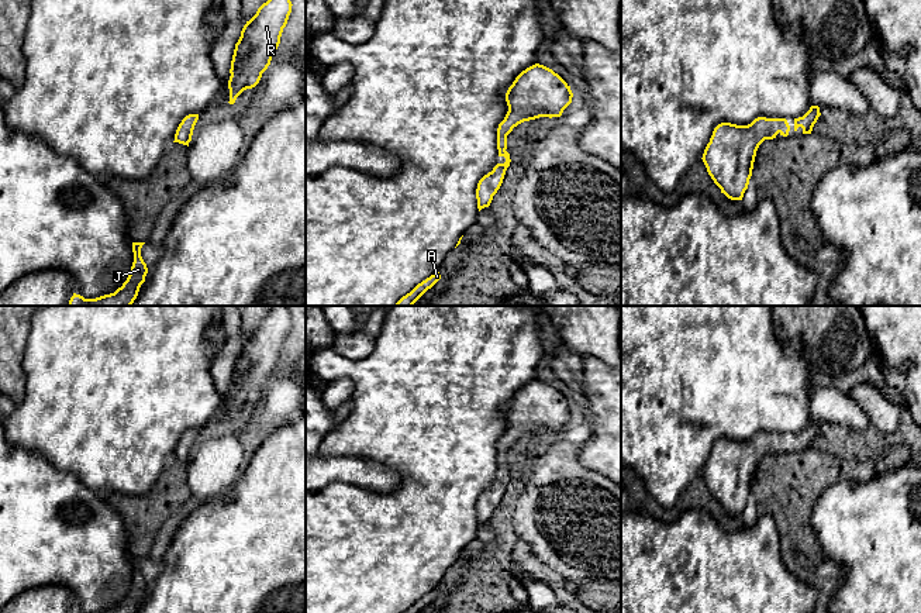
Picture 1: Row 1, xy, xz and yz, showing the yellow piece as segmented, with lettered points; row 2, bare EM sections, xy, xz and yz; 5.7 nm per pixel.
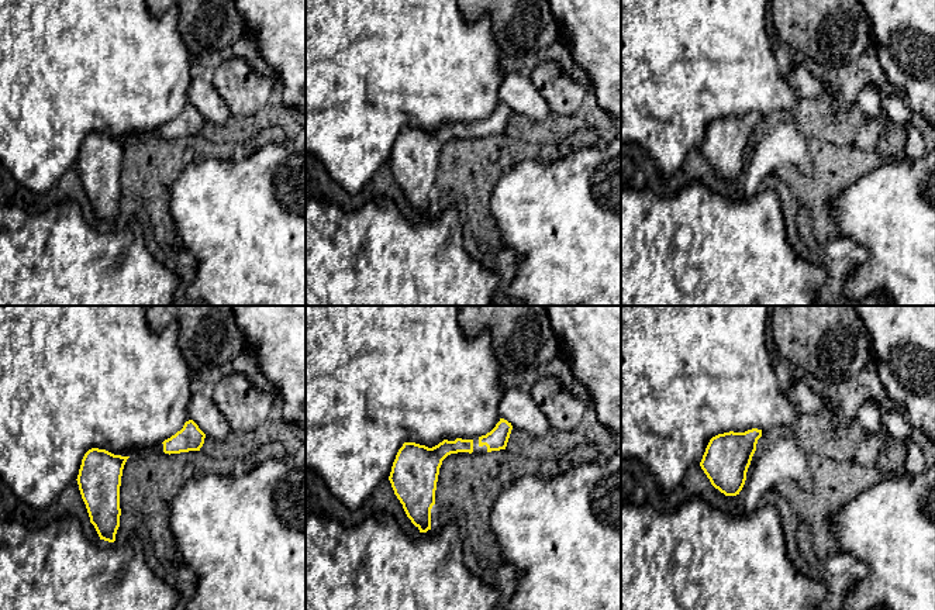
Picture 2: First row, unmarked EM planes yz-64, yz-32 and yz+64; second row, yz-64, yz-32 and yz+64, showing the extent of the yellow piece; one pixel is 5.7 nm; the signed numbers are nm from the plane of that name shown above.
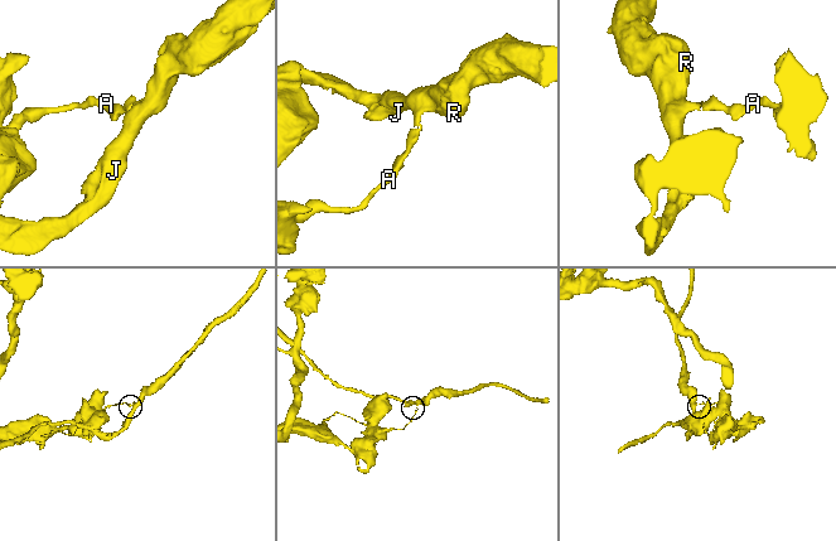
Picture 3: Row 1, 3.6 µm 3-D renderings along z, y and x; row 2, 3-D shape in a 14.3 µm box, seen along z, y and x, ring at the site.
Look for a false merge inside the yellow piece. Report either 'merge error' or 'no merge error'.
merge error

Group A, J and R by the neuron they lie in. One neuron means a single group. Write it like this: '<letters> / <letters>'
A / J R

